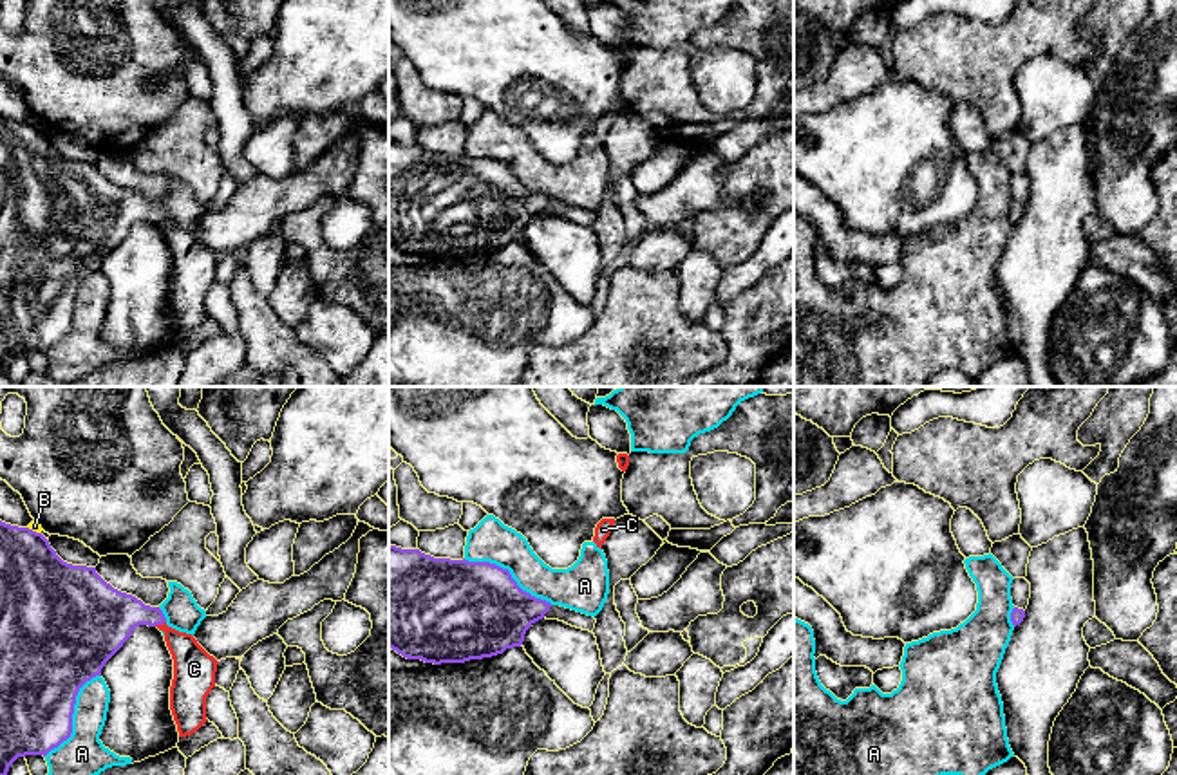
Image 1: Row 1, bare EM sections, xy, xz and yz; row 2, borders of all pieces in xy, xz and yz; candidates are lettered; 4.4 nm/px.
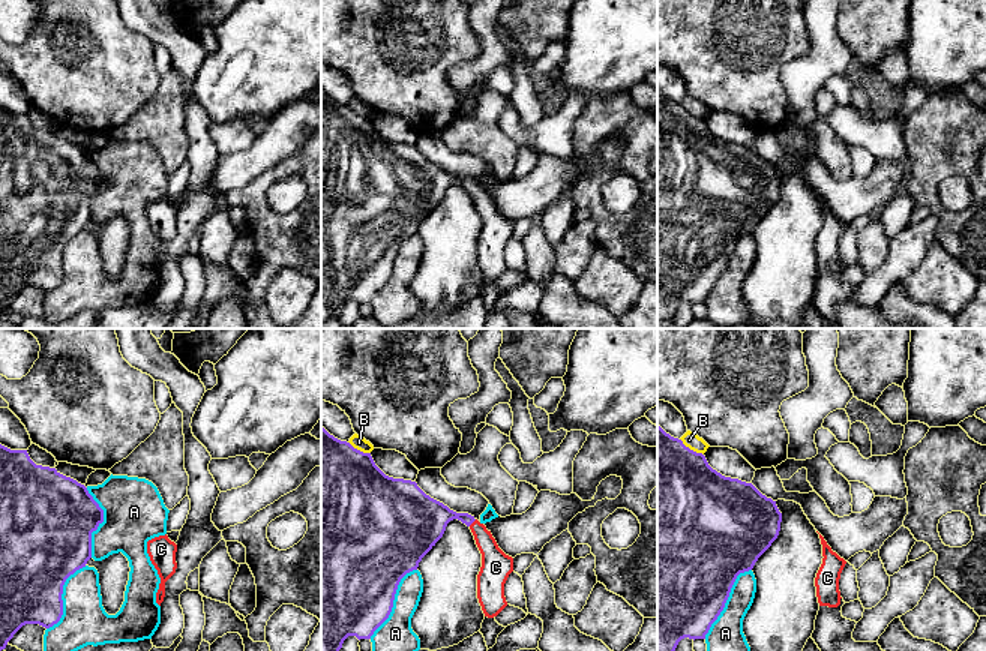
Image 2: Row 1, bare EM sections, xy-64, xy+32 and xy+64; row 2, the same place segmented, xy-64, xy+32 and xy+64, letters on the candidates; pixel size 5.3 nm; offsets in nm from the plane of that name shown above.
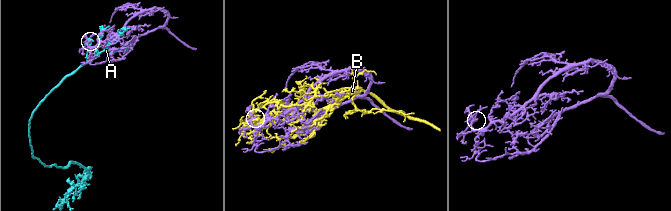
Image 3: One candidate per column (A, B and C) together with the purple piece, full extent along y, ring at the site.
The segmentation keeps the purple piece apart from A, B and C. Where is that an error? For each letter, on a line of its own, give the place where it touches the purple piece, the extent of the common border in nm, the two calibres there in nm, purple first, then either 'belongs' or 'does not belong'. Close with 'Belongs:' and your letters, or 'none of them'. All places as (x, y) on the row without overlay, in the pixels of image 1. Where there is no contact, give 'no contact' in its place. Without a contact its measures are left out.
A: contact xy (71, 311); length 440 nm; calibres 380 and 200 nm; does not belong
B: contact xy (35, 127); length 70 nm; calibres 340 and 50 nm; does not belong
C: contact xy (160, 219); length 60 nm; calibres 280 and 180 nm; belongs
Belongs: C

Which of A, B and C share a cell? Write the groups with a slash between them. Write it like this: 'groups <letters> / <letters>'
groups A / B / C

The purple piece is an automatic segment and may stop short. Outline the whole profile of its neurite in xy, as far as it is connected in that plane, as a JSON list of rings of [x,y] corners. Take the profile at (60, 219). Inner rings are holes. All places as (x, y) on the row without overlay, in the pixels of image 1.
[[[0,116],[0,374],[7,370],[9,361],[18,352],[45,352],[71,332],[80,284],[92,273],[101,271],[105,258],[139,220],[157,222],[165,228],[174,255],[170,305],[179,332],[192,331],[208,316],[206,293],[215,282],[219,257],[192,229],[168,222],[159,202],[145,201],[136,191],[114,184],[96,168],[96,163],[63,157],[42,128]]]

